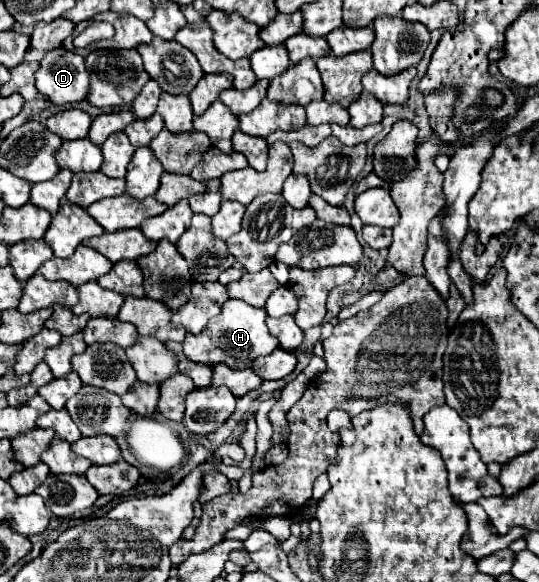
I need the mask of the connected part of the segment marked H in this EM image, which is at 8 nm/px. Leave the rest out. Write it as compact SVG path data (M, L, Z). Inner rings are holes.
M227 299L225 305L221 305L221 313L209 319L207 327L199 335L187 333L183 341L183 353L197 363L215 365L223 361L233 369L247 369L257 357L269 355L279 347L277 337L273 337L265 325L265 317L265 309L255 309L243 301Z

